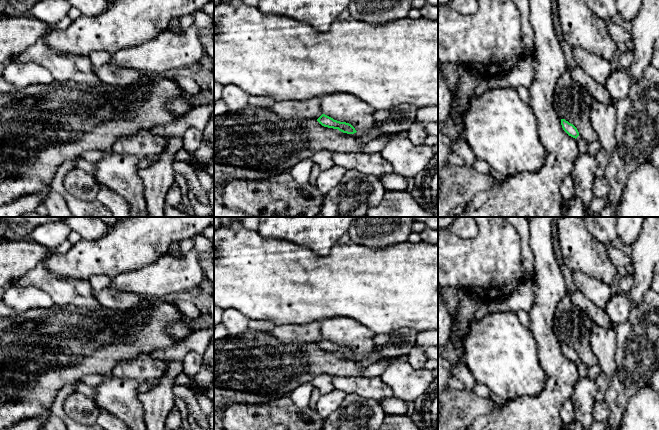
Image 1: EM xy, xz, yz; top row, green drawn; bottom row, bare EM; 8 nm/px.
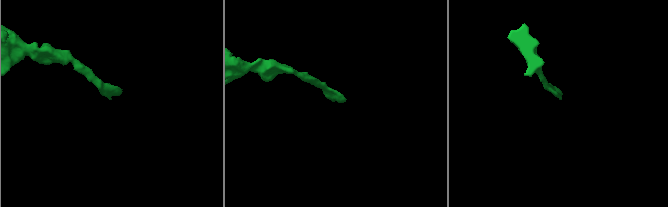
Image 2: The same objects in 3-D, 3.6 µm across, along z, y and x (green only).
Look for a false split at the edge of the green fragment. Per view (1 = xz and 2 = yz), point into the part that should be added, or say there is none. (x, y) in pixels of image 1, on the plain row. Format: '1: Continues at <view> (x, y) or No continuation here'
1: Continues at xz (373, 357)
2: Continues at yz (582, 369)

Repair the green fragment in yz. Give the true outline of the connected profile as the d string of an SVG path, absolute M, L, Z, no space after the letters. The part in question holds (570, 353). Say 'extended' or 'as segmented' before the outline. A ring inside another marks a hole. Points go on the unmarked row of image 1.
extended; M561 343L561 349L563 354L571 361L575 362L577 365L577 371L579 374L579 378L585 378L588 375L589 367L586 366L580 359L577 352L566 345L565 343Z

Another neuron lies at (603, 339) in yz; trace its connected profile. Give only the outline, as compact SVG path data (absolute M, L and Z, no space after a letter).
M593 324L590 346L597 357L600 372L609 379L617 370L616 364L616 333L613 327L601 327Z

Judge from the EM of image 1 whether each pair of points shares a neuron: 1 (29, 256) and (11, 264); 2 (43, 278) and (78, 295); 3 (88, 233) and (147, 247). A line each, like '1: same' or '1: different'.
1: same
2: same
3: different

